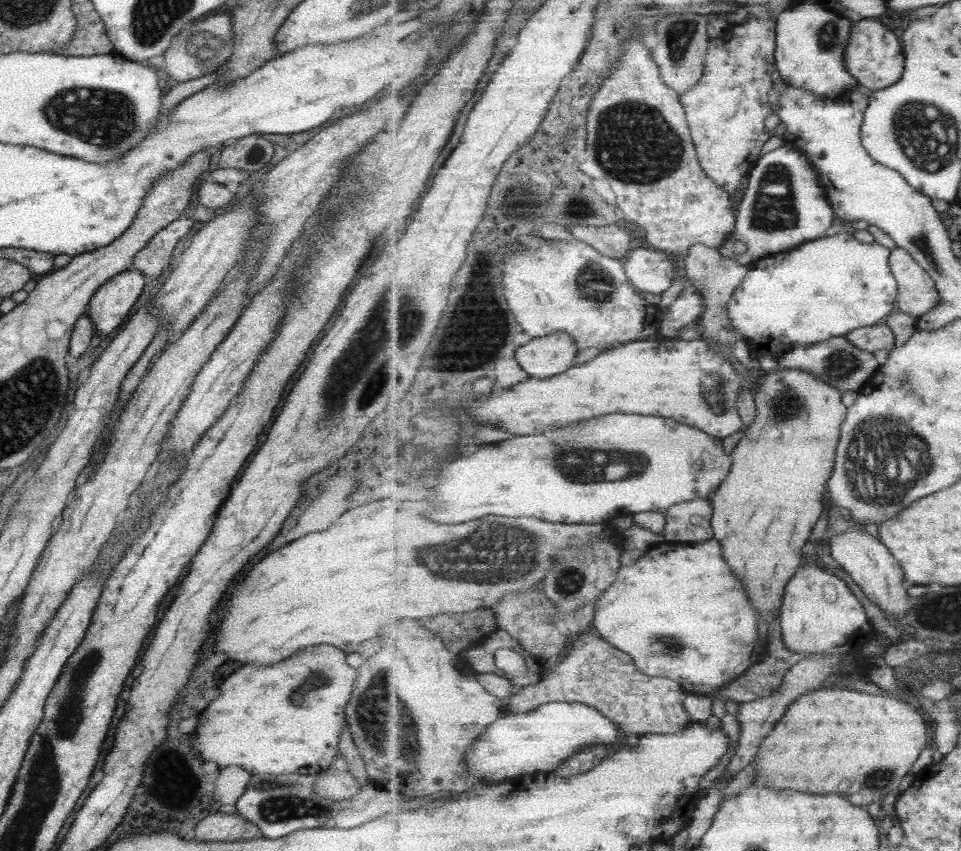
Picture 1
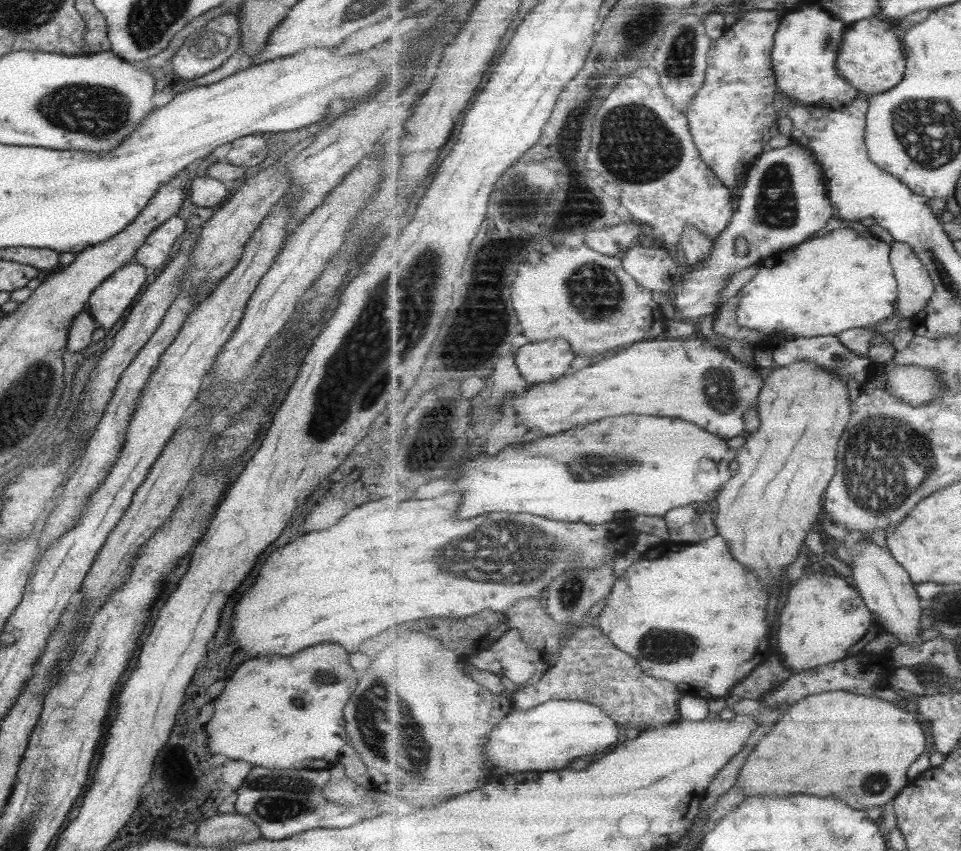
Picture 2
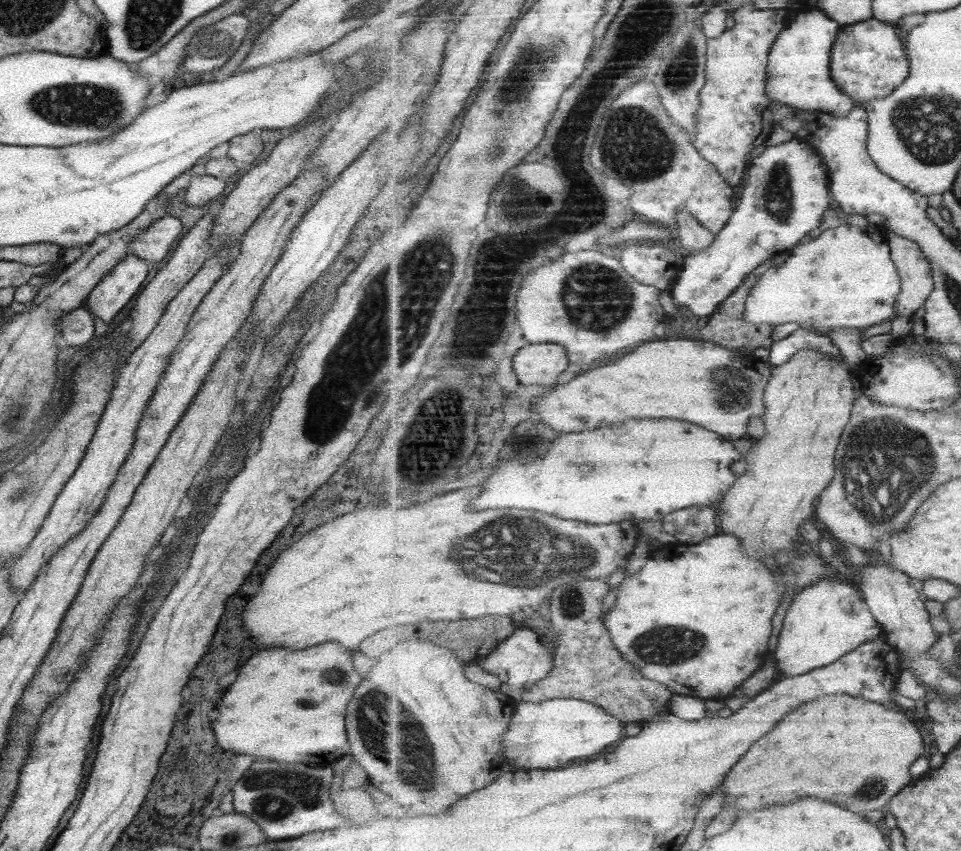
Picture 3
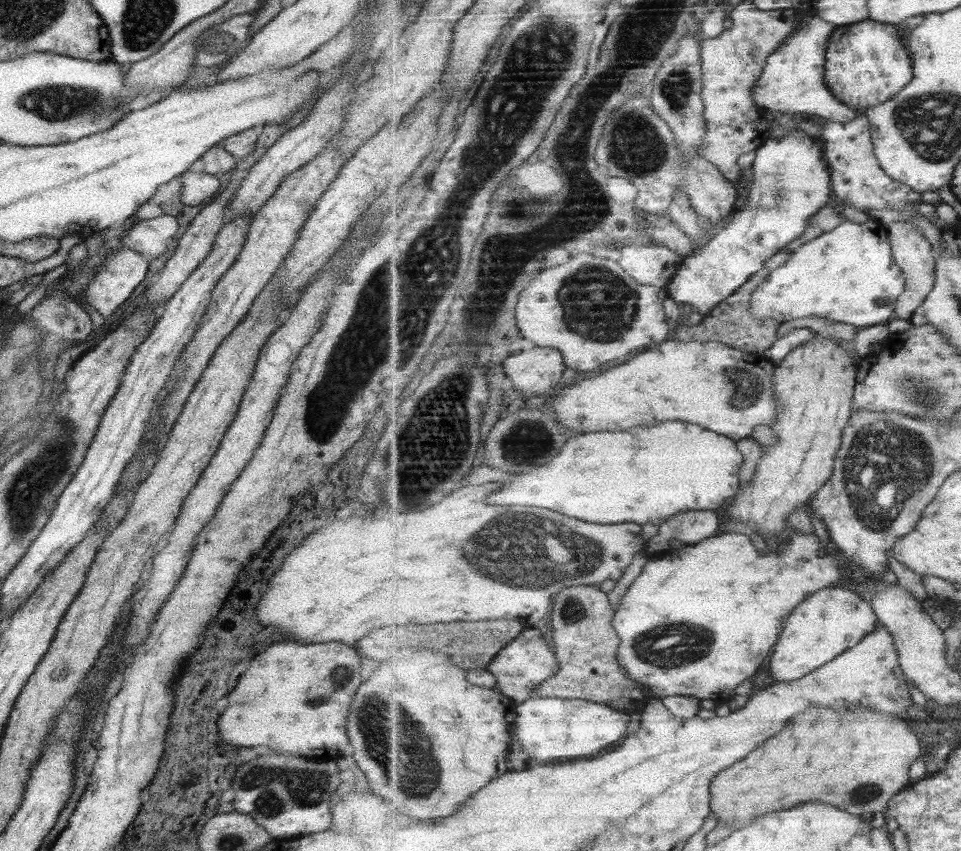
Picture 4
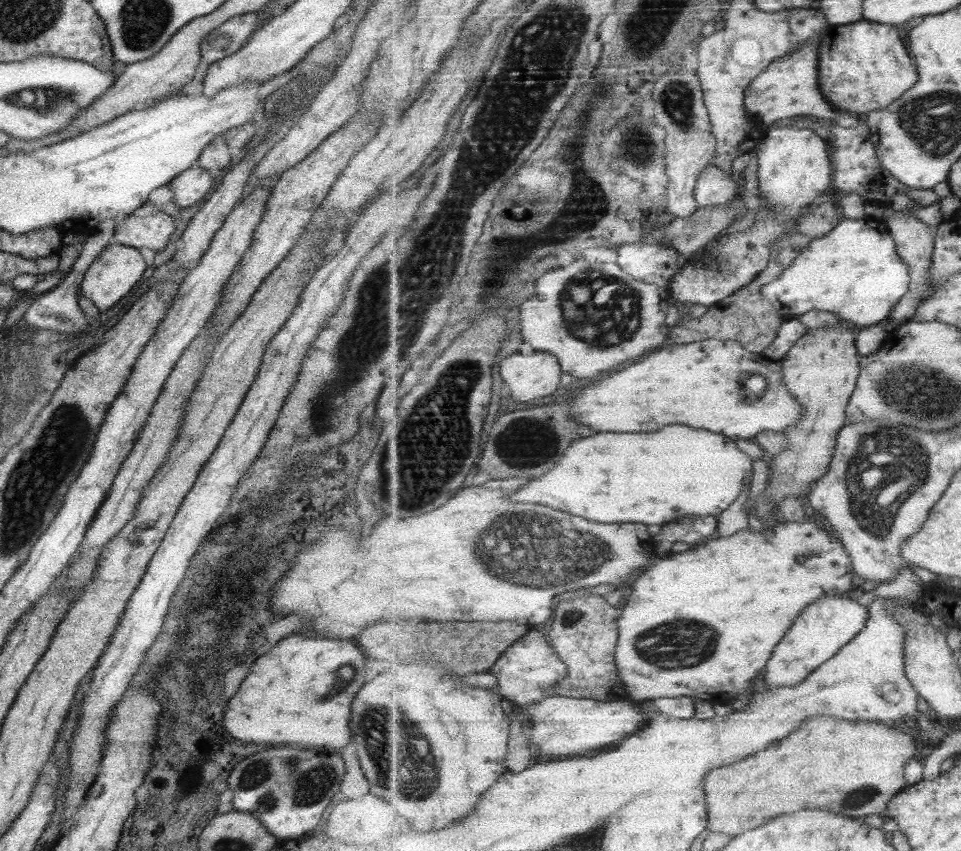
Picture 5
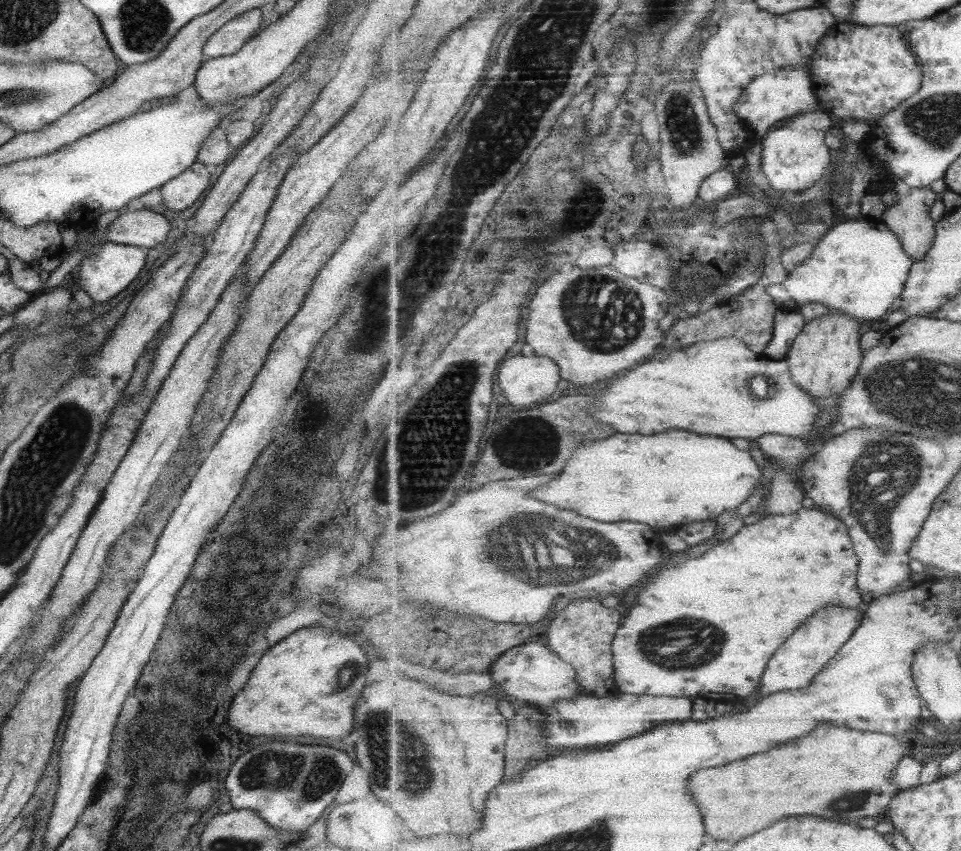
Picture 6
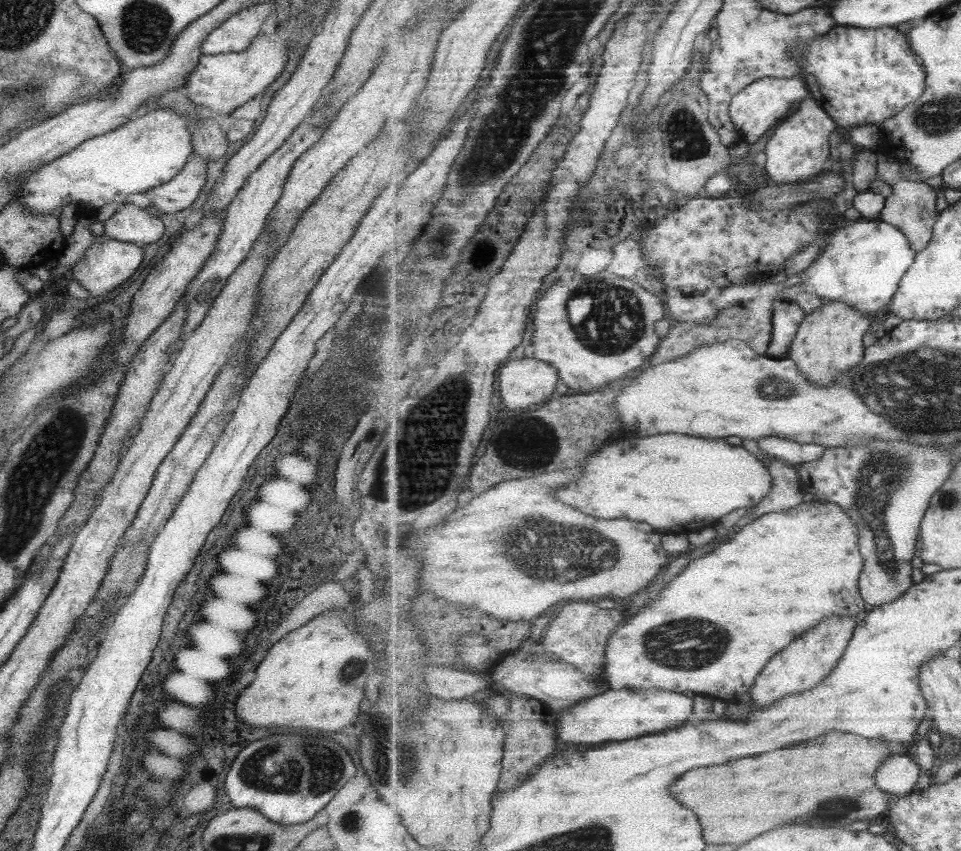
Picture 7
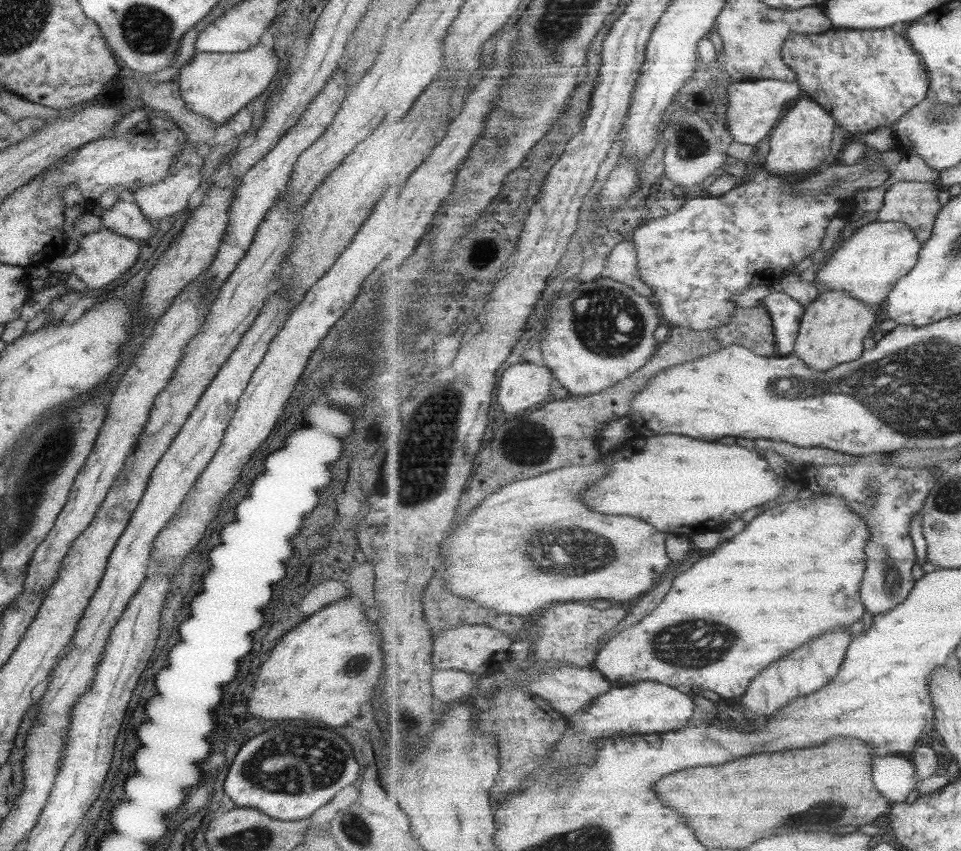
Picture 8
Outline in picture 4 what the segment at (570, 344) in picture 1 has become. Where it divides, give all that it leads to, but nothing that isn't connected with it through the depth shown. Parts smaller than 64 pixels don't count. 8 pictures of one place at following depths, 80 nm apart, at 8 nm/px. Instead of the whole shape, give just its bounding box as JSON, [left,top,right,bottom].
[502,346,566,394]

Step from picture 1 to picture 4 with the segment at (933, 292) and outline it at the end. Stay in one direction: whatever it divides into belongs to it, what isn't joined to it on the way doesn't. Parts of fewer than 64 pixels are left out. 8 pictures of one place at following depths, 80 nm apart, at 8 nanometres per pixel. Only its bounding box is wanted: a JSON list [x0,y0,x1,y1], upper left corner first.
[886,221,936,321]

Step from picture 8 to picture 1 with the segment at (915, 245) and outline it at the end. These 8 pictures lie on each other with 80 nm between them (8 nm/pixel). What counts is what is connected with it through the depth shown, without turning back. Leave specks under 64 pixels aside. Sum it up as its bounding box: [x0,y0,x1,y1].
[727,232,898,358]

